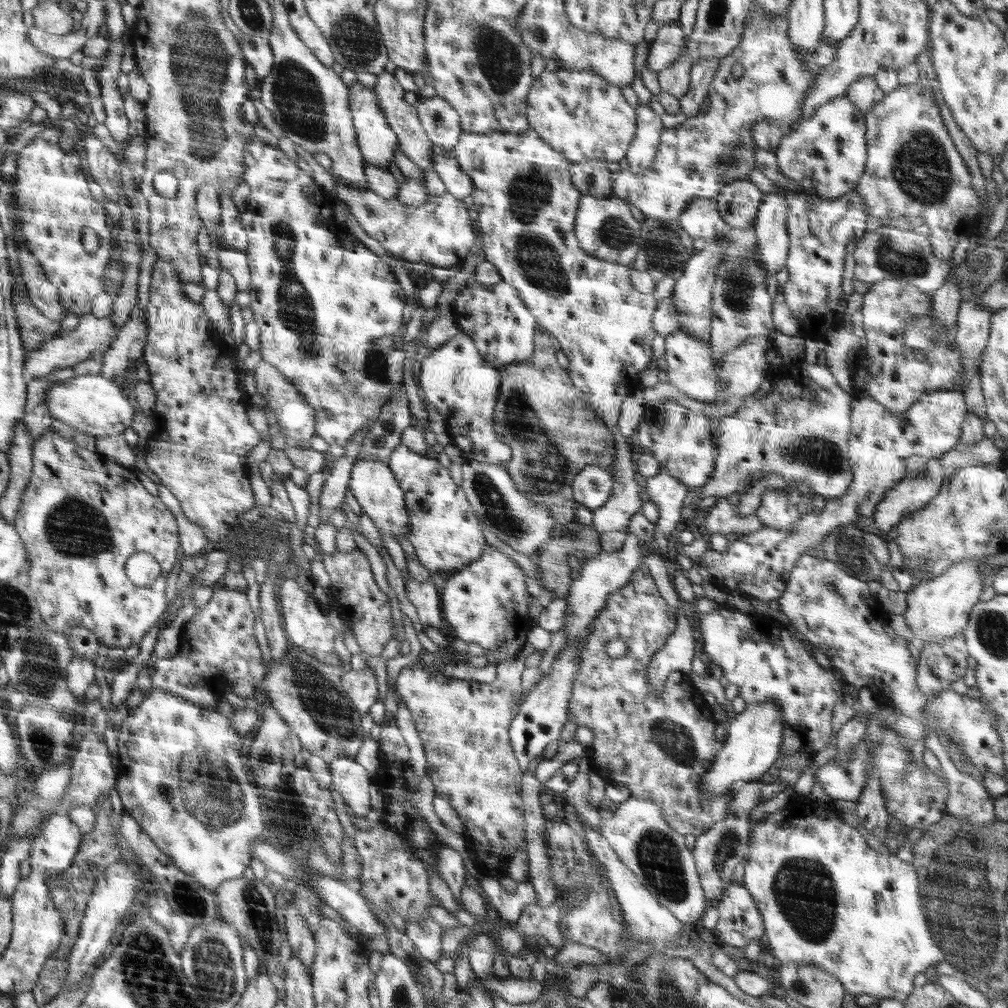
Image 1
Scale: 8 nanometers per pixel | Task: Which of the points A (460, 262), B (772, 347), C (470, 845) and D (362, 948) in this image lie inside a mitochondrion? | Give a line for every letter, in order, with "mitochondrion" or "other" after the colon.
A: other
B: other
C: other
D: other

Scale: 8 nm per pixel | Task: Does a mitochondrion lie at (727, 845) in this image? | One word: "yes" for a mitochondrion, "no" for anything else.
yes

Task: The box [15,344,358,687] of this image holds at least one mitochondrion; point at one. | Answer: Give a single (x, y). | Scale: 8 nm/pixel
(76, 528)

